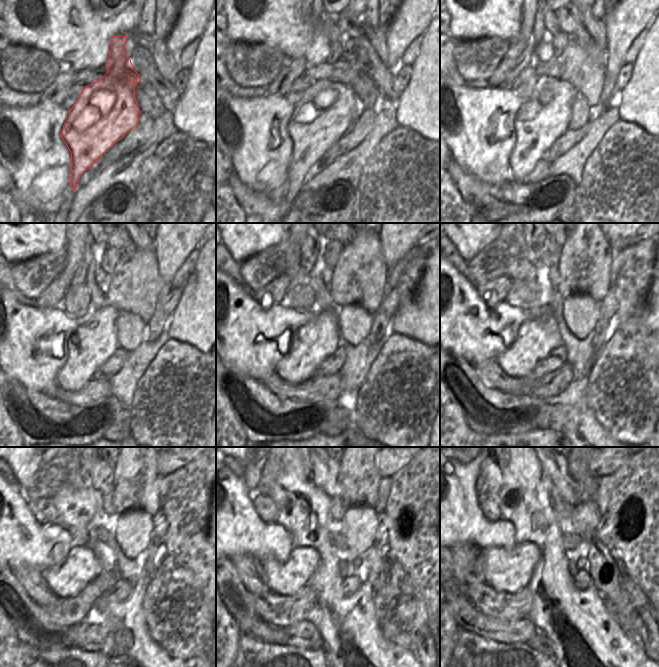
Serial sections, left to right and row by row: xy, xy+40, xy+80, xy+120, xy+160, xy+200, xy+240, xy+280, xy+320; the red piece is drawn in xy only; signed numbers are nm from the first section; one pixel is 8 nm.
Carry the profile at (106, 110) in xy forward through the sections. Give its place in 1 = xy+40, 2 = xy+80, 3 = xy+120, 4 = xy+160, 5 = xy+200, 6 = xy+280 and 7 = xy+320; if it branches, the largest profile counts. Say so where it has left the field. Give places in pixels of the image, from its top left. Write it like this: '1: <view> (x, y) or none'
1: xy+40 (328, 109)
2: xy+80 (545, 115)
3: xy+120 (91, 344)
4: xy+160 (316, 340)
5: xy+200 (536, 339)
6: xy+280 (286, 578)
7: xy+320 (506, 570)

